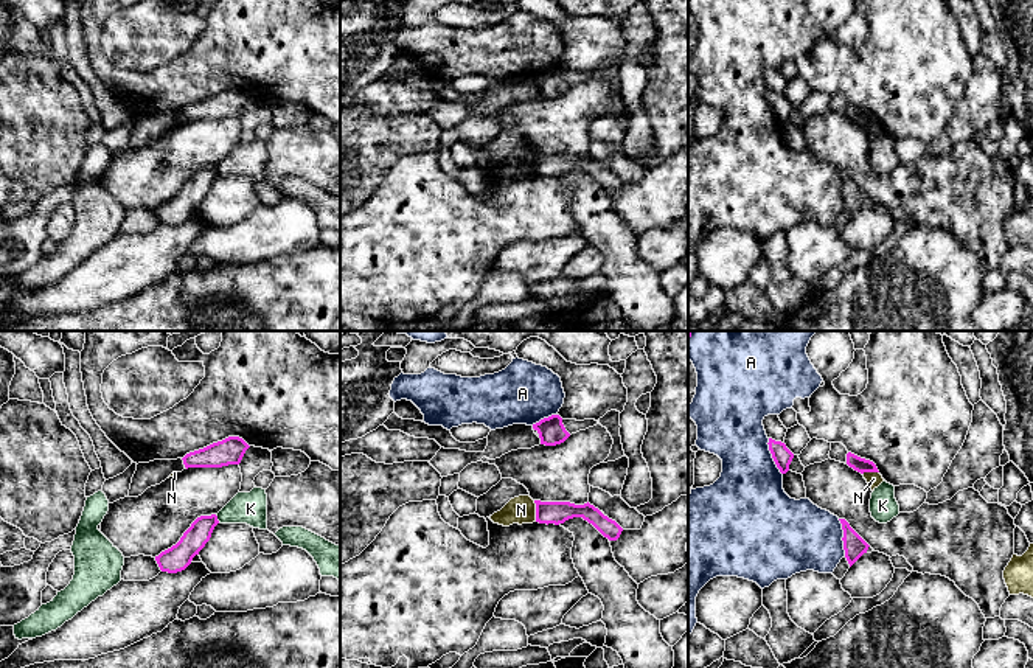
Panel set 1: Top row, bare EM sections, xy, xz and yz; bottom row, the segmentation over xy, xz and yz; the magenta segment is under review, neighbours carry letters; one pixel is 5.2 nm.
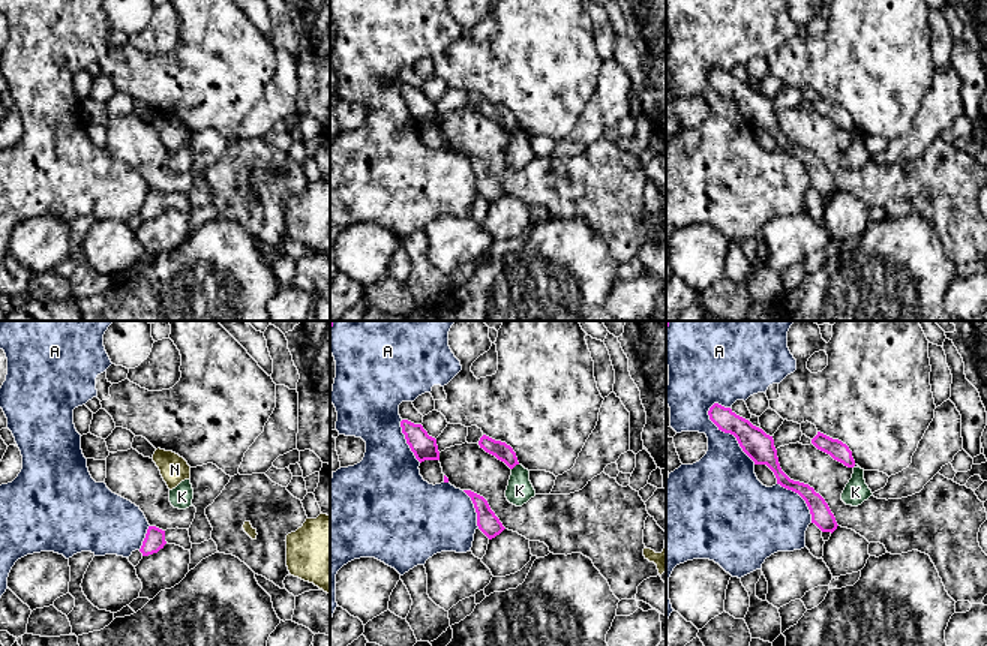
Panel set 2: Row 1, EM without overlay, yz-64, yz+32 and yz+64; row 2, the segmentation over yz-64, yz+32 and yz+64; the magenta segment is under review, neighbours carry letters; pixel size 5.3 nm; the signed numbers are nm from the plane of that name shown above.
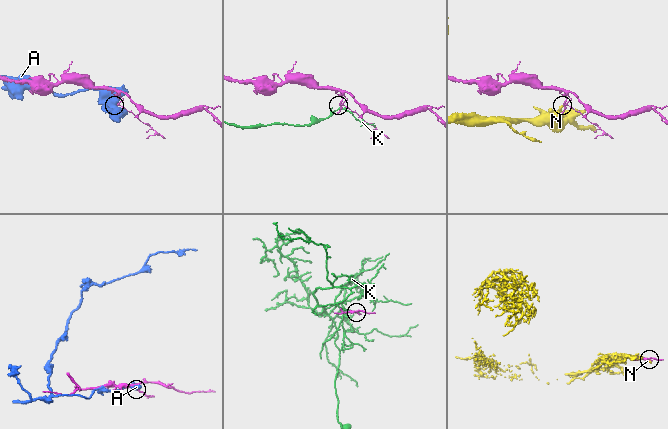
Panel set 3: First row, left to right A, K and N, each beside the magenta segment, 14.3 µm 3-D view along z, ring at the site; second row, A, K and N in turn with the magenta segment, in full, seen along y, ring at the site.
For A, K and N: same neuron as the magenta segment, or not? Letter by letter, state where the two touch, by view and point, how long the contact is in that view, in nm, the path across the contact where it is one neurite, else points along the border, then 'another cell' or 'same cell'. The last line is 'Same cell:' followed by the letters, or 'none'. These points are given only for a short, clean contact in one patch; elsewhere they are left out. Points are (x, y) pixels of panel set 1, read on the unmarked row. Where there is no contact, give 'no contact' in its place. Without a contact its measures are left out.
A: contact yz (842, 190); length 200 nm; another cell
K: contact xy (216, 170); length 50 nm; another cell
N: contact xz (536, 163); length 110 nm; border xz (533, 153), (536, 173); another cell
Same cell: none

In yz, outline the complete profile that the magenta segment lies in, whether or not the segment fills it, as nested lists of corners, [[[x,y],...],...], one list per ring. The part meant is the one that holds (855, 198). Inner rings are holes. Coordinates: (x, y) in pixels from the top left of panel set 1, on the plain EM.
[[[839,171],[843,182],[843,202],[850,219],[868,202],[868,196],[850,179],[845,171]]]

